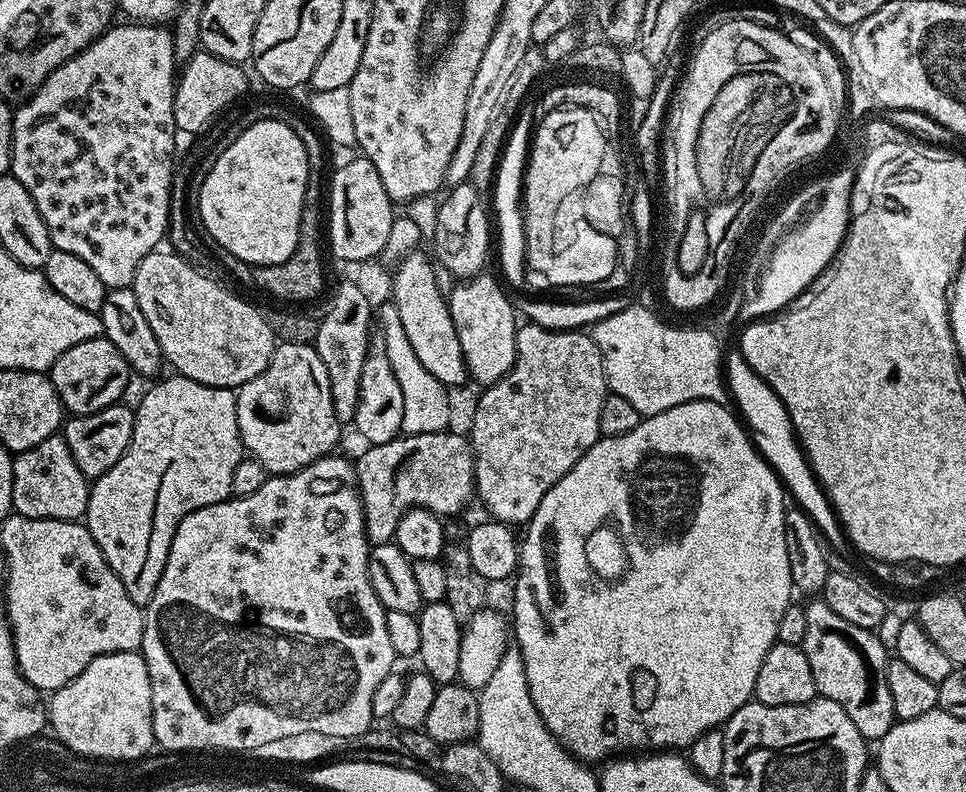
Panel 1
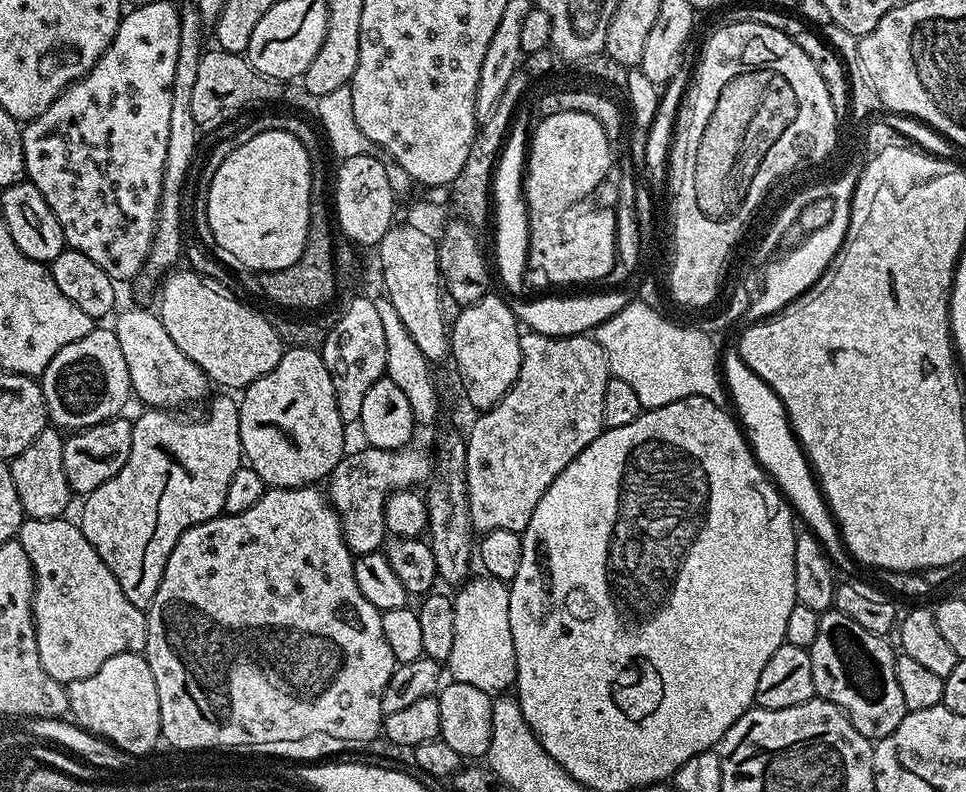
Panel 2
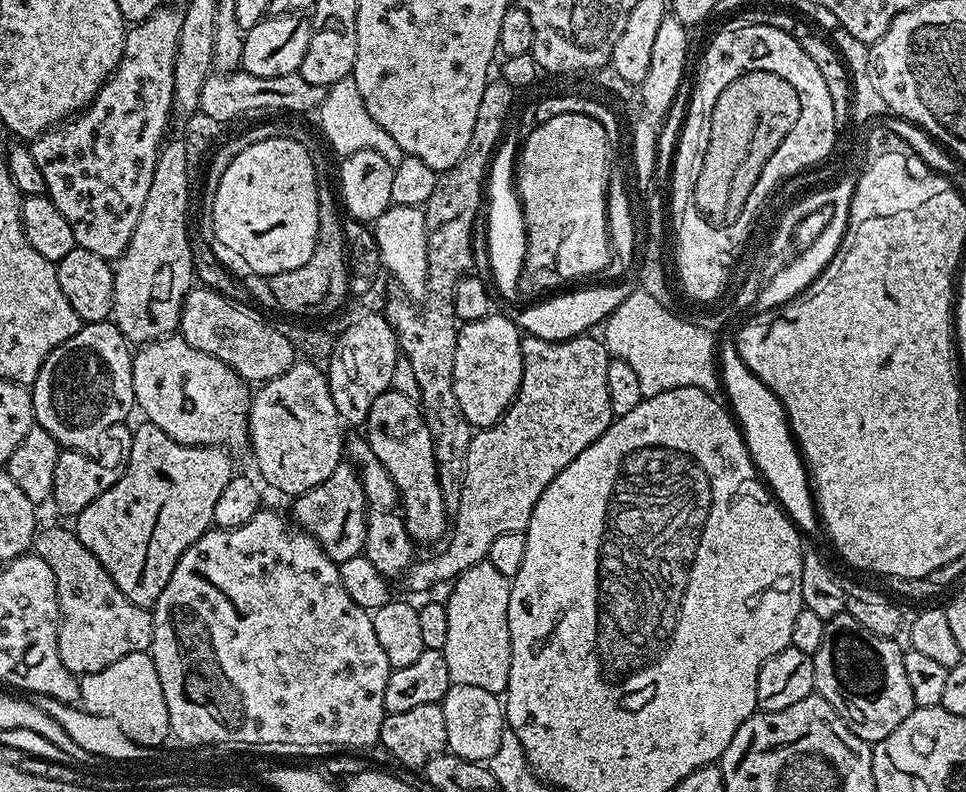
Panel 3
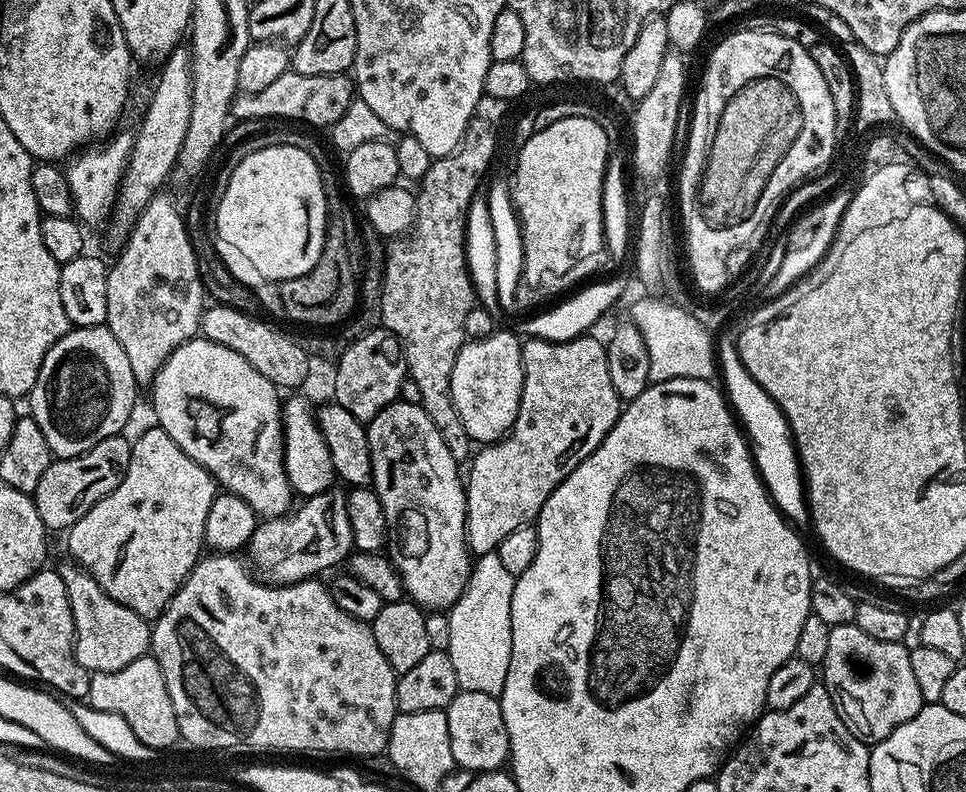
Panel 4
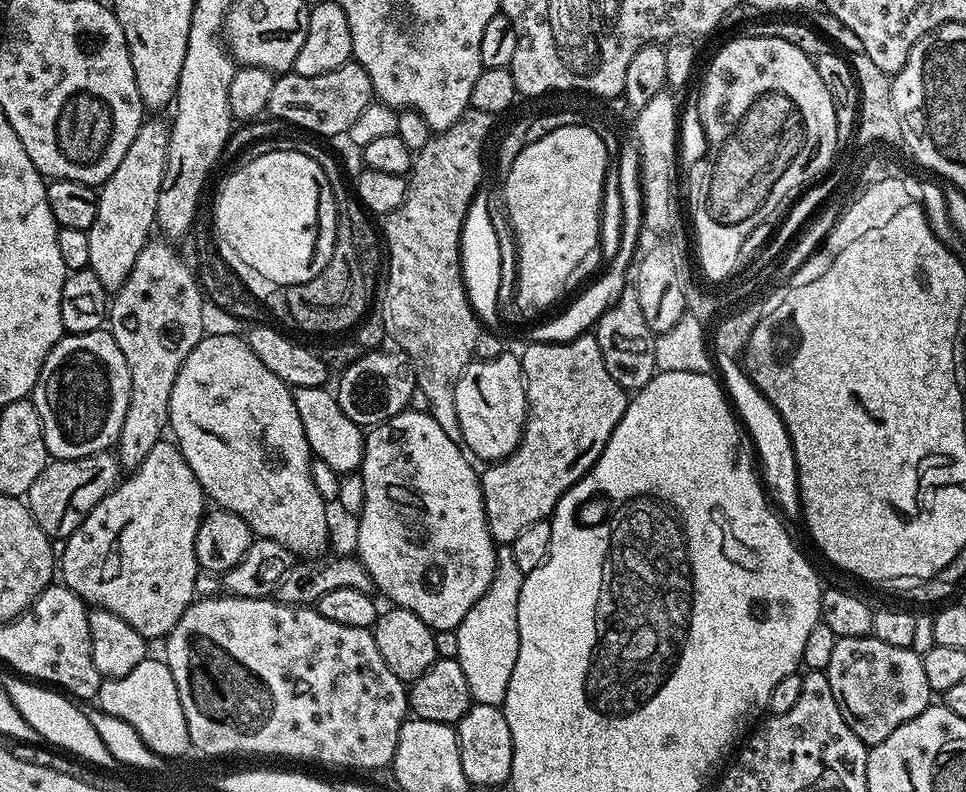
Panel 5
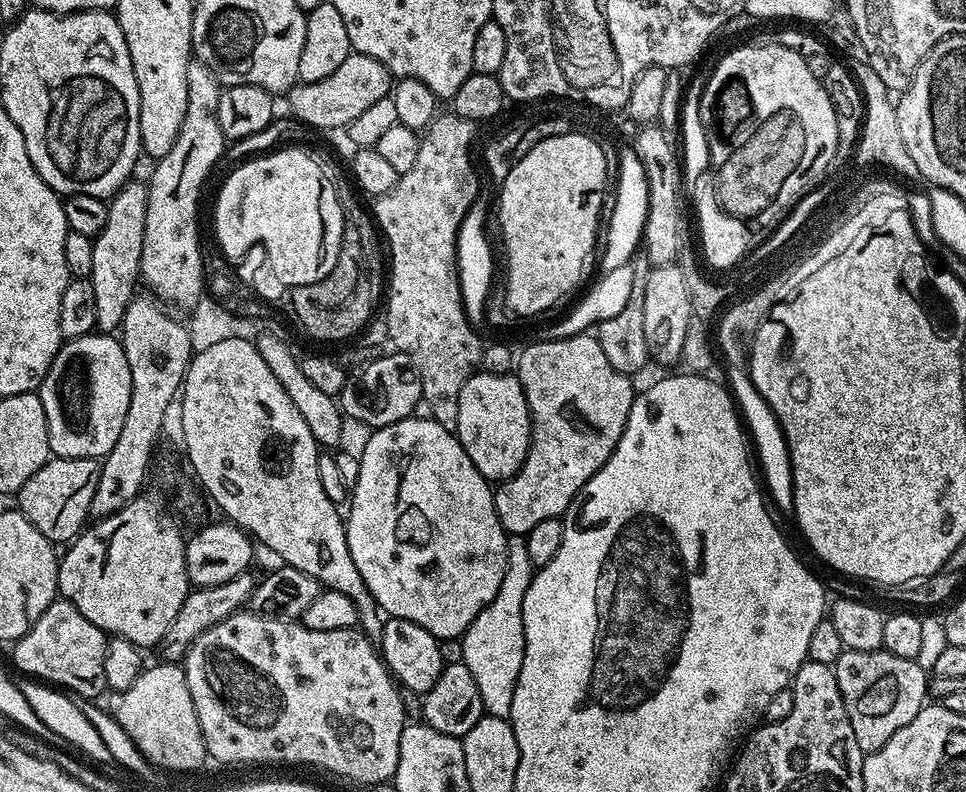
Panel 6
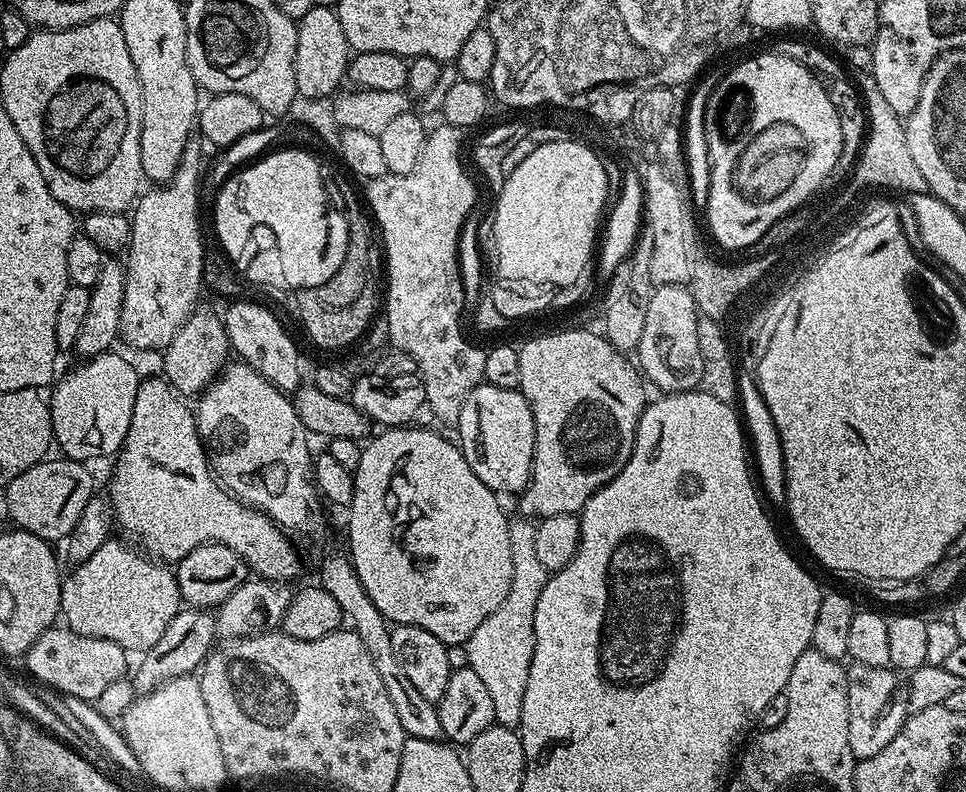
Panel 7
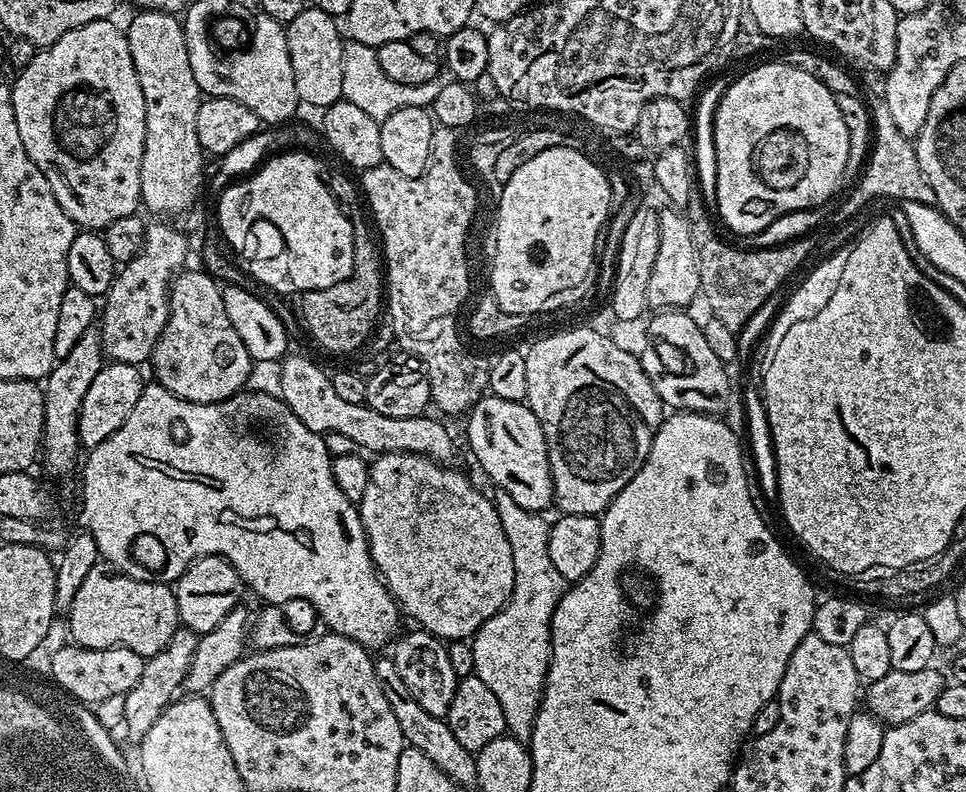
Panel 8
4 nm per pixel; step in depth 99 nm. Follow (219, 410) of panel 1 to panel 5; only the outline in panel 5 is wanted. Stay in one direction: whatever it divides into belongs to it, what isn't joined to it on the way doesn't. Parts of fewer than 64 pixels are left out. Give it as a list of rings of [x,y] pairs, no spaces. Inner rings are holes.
[[[162,438],[154,446],[154,450],[150,450],[150,454],[146,454],[146,458],[142,458],[139,468],[131,474],[125,475],[112,491],[104,495],[102,502],[98,502],[98,506],[94,506],[94,510],[90,510],[90,514],[86,514],[86,518],[78,526],[78,530],[74,530],[63,541],[64,553],[61,551],[58,556],[59,579],[70,590],[74,590],[74,594],[78,594],[78,598],[82,598],[85,604],[92,608],[110,610],[110,614],[118,614],[118,618],[122,618],[122,622],[130,622],[130,626],[134,626],[134,630],[138,630],[138,634],[142,634],[145,640],[149,642],[163,641],[170,634],[170,630],[174,630],[178,618],[182,618],[184,611],[198,596],[198,592],[196,592],[198,565],[194,542],[198,538],[198,526],[204,520],[205,511],[206,494],[202,490],[198,478],[194,478],[194,470],[190,470],[186,458],[180,453],[175,443],[168,441],[167,444],[167,439]]]

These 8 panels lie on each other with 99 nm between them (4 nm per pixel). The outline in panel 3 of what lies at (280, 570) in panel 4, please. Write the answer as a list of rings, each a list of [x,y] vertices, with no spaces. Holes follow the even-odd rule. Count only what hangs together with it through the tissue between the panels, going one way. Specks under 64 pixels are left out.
[[[341,462],[334,474],[326,478],[326,482],[295,497],[291,504],[291,519],[317,540],[335,564],[339,565],[346,562],[346,558],[354,558],[363,553],[370,505],[364,496],[360,475],[351,463]]]

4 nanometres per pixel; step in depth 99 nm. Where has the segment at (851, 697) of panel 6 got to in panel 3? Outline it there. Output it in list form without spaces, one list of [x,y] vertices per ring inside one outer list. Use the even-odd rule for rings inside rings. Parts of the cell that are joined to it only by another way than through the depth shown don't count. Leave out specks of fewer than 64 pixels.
[[[846,610],[824,621],[822,646],[818,646],[812,661],[816,692],[834,706],[858,738],[869,742],[886,738],[886,734],[898,730],[916,708],[914,693],[906,678],[904,652],[893,639],[870,634],[870,630],[854,622]]]

